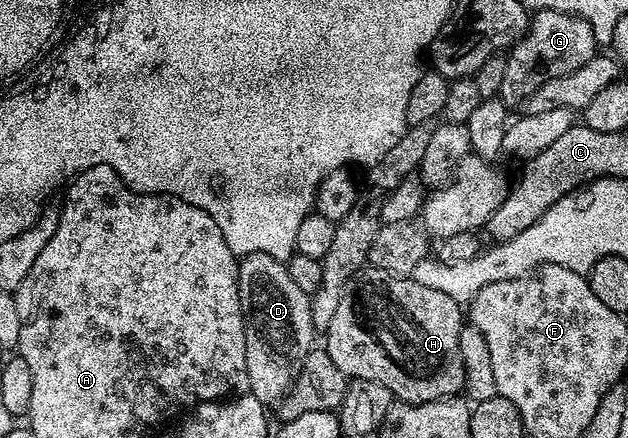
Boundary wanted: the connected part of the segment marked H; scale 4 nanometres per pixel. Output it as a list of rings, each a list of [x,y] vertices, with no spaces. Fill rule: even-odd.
[[[367,265],[351,278],[344,294],[339,297],[333,321],[325,333],[325,349],[333,365],[347,375],[348,380],[375,379],[385,385],[399,403],[428,403],[450,399],[464,390],[463,363],[459,360],[459,342],[465,326],[465,311],[440,290],[429,289],[411,277],[390,275]]]

